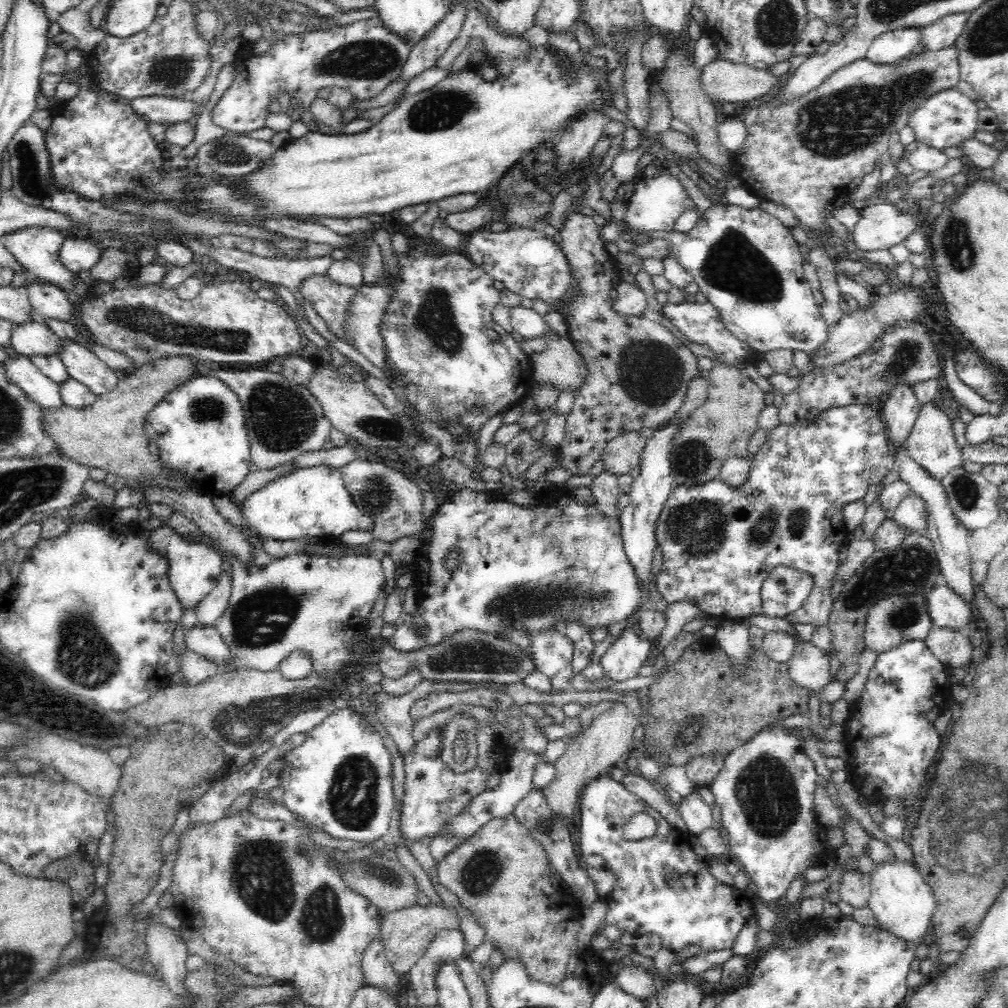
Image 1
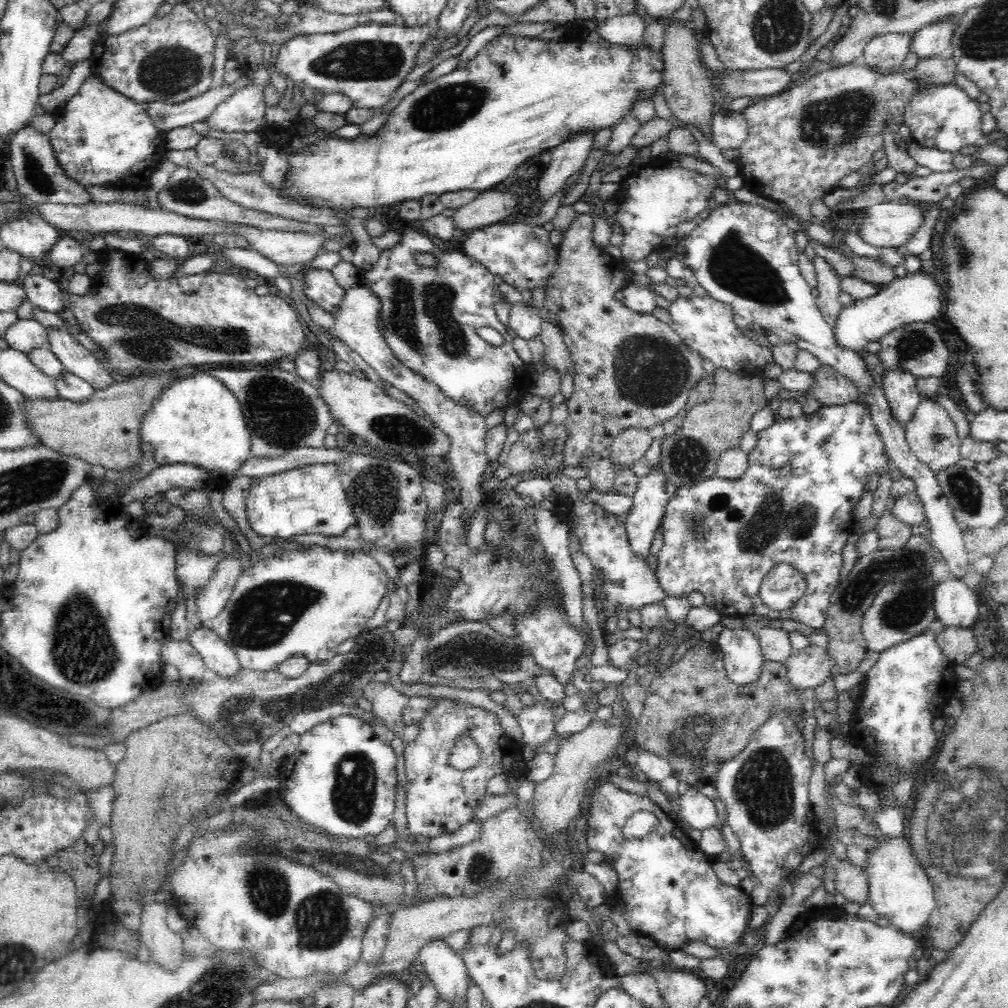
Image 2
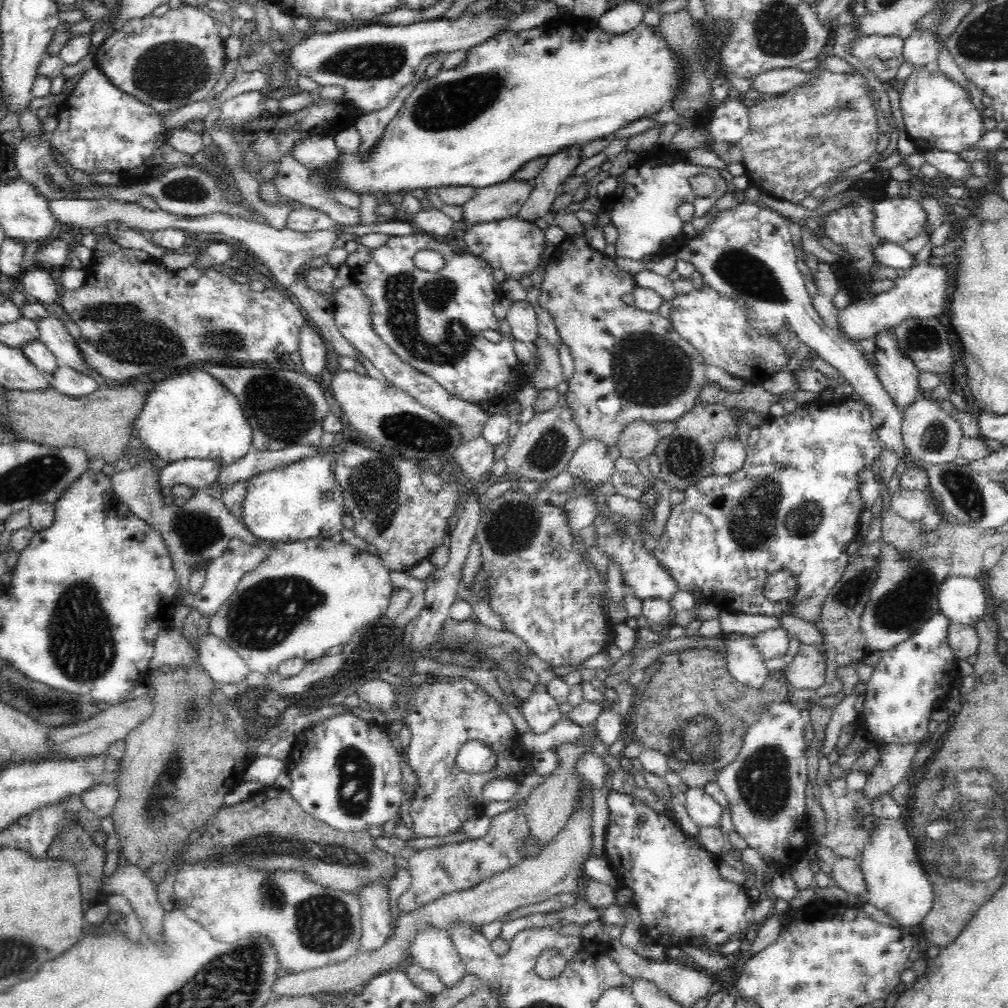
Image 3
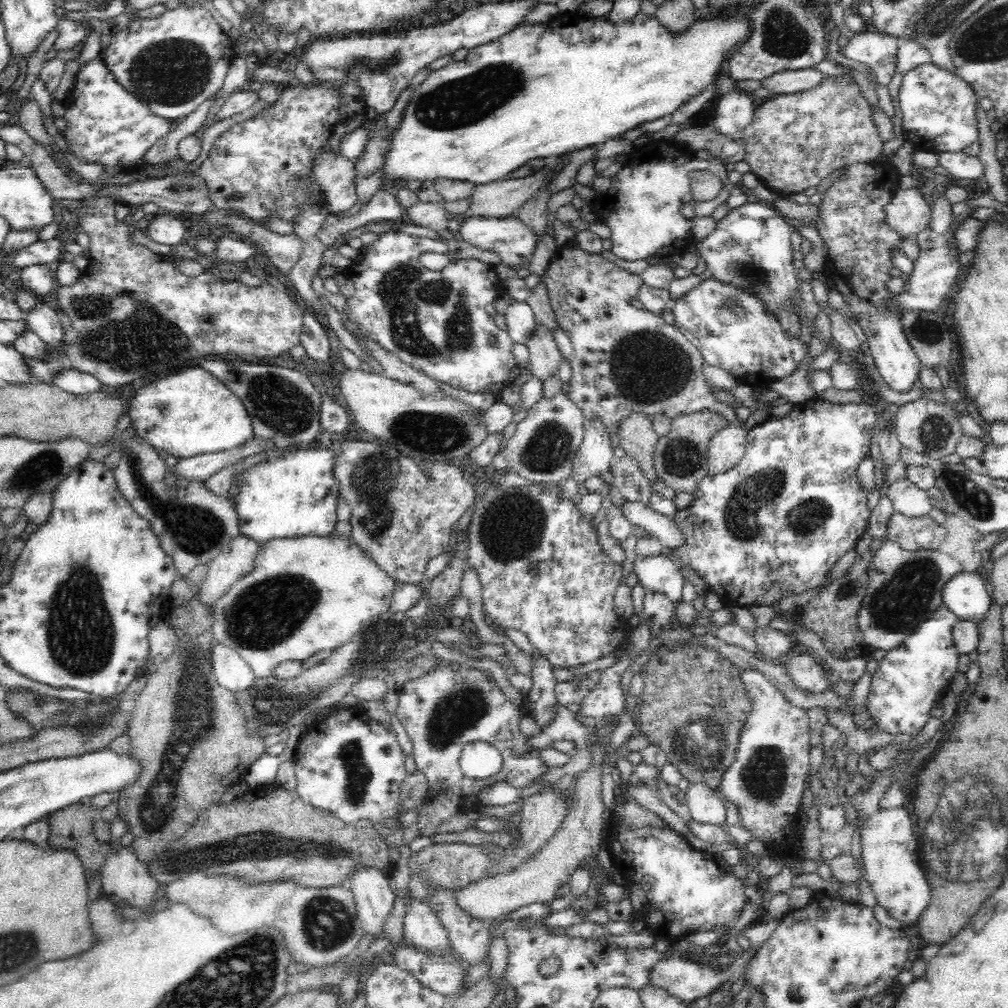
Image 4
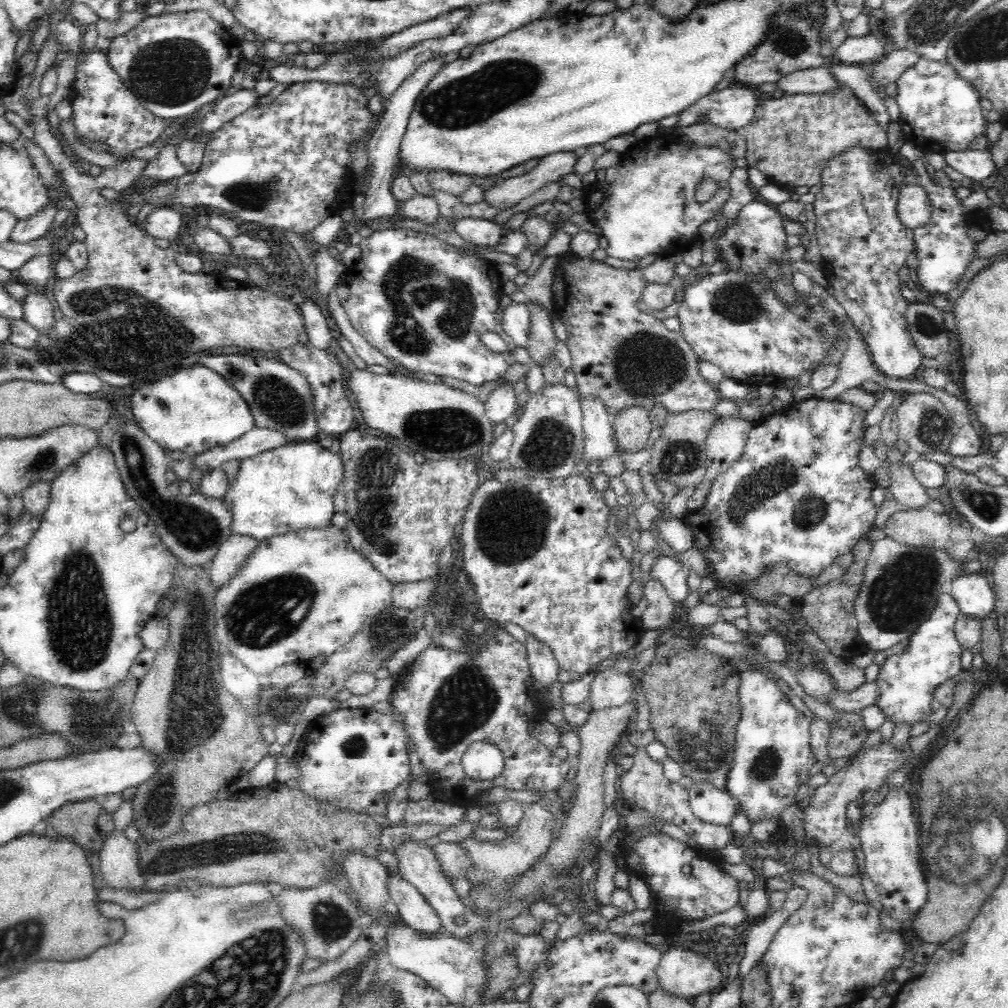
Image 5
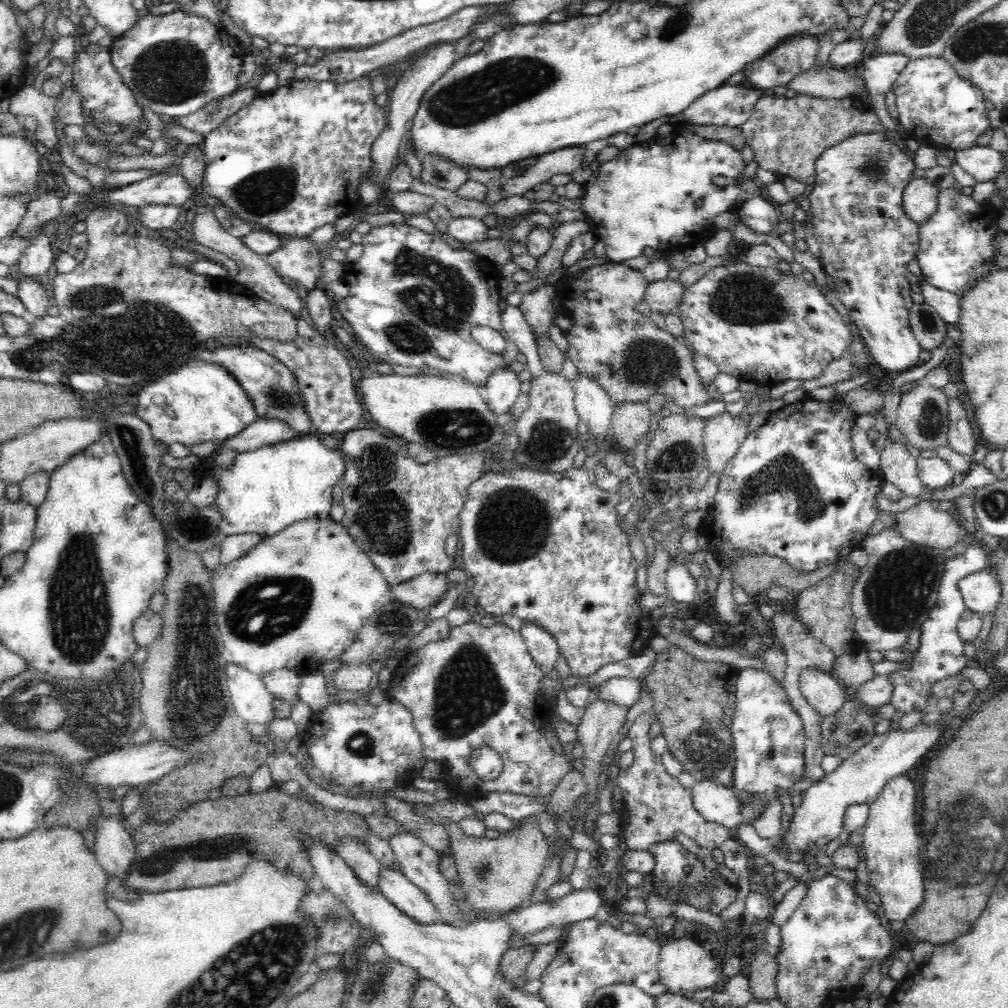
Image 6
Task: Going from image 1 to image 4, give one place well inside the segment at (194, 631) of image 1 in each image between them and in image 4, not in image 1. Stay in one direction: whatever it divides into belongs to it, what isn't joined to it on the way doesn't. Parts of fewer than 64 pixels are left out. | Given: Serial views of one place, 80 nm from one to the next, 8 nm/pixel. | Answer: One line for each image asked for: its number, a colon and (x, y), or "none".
2: (220, 659)
3: (224, 665)
4: (230, 669)

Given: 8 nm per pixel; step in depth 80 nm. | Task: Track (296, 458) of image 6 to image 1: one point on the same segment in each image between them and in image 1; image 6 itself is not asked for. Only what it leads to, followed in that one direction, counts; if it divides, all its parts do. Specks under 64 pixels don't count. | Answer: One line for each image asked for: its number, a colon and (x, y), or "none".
1: (312, 502)
2: (311, 499)
3: (304, 500)
4: (295, 494)
5: (291, 487)

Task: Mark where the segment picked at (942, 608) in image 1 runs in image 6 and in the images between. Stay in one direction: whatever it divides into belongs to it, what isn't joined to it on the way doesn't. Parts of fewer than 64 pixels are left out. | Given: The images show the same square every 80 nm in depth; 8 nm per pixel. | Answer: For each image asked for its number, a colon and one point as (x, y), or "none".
2: (955, 604)
3: (961, 599)
4: (965, 595)
5: (971, 591)
6: (980, 591)

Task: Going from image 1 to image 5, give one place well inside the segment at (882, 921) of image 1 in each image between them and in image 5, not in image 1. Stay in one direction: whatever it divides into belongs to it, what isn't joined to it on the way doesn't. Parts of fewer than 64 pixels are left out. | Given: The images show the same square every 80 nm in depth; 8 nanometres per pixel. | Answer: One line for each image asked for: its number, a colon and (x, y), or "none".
2: (899, 890)
3: (896, 883)
4: (891, 860)
5: (887, 836)

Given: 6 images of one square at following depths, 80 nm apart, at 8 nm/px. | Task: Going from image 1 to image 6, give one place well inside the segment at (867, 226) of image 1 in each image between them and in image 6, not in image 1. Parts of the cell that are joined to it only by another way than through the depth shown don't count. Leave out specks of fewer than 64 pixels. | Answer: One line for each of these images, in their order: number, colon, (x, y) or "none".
2: (887, 224)
3: (897, 220)
4: (907, 213)
5: (913, 208)
6: (919, 199)

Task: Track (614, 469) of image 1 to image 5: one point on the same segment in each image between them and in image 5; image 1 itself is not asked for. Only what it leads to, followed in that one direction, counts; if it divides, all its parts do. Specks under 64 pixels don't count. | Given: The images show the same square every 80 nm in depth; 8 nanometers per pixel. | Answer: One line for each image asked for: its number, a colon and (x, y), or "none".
2: (629, 446)
3: (637, 440)
4: (637, 438)
5: (631, 429)

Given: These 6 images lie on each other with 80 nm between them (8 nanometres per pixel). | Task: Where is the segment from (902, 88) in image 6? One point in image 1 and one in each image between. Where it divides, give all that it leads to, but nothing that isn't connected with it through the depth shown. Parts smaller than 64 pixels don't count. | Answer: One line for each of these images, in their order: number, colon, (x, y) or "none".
1: (946, 118)
2: (944, 117)
3: (938, 114)
4: (939, 109)
5: (939, 111)

